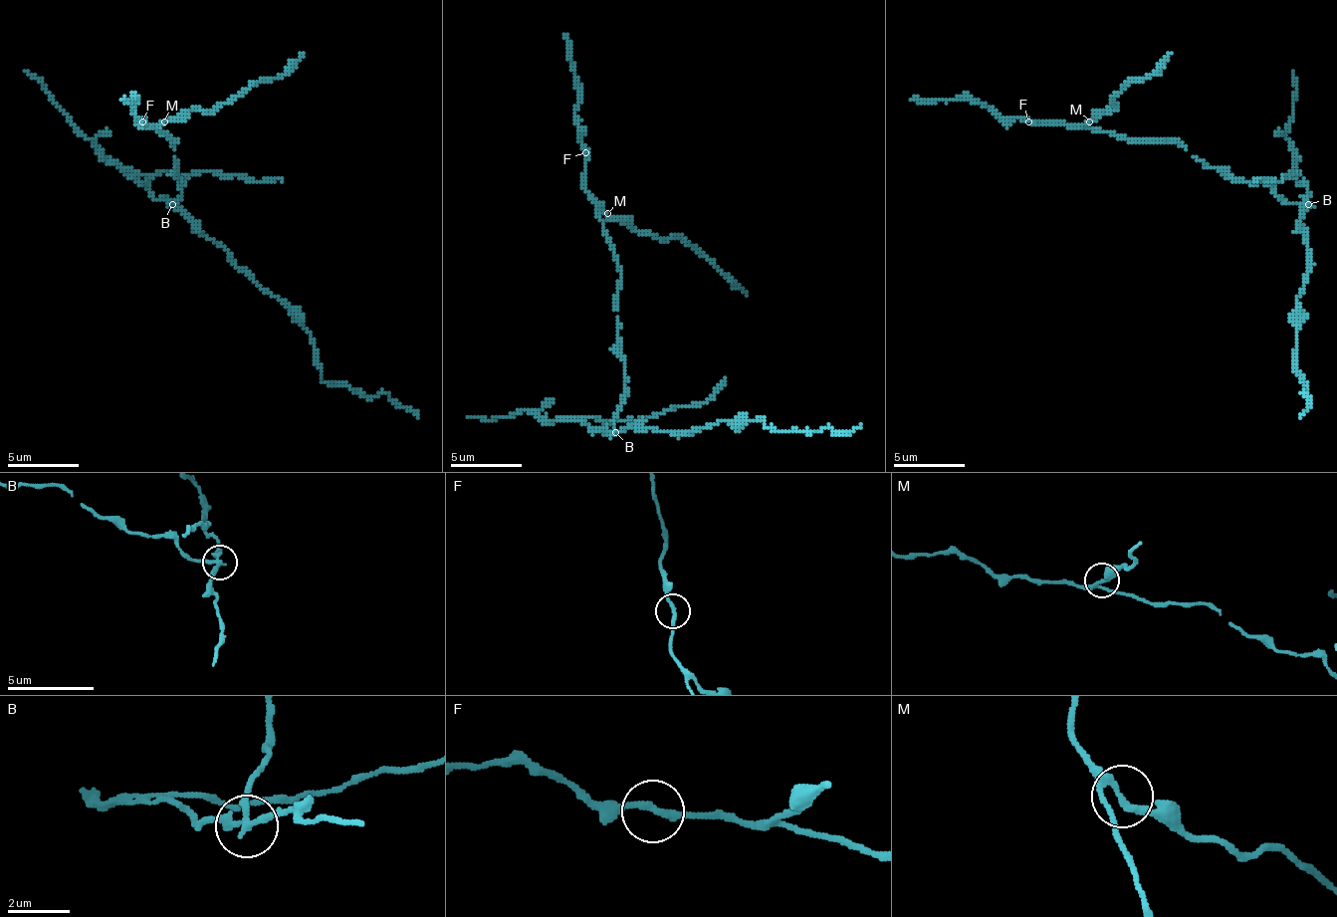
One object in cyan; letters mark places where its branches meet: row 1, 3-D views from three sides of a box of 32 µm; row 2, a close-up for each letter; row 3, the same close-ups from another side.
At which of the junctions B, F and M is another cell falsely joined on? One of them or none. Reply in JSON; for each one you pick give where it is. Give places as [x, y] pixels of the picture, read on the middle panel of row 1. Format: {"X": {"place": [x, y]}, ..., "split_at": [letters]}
{"B": {"place": [615, 432]}, "split_at": ["B"]}

